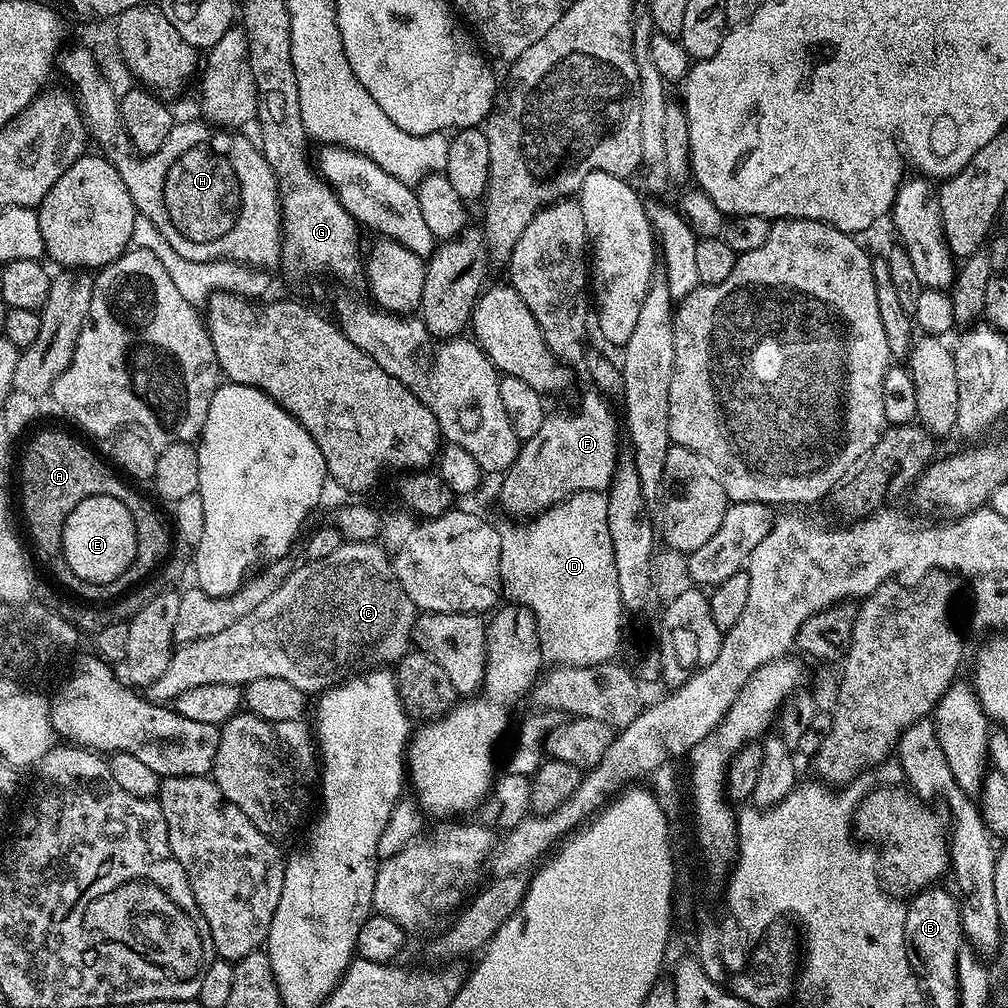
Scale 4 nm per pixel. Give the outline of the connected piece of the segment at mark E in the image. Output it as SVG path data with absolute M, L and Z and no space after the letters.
M95 496L86 498L70 510L70 518L66 518L62 530L62 546L64 561L68 569L85 585L99 584L105 586L114 582L128 569L136 553L137 530L130 510L118 502L118 498Z

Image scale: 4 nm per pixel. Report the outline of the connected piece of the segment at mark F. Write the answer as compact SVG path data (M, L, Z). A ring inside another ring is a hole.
M591 391L581 398L576 412L556 412L553 416L552 413L545 415L538 434L521 443L516 461L507 472L503 473L501 480L504 481L500 484L500 504L510 515L520 516L516 518L535 518L578 492L604 492L615 478L618 463L616 443L622 440L618 416L617 413L616 416L612 413L611 406L604 401L607 399L599 391Z

